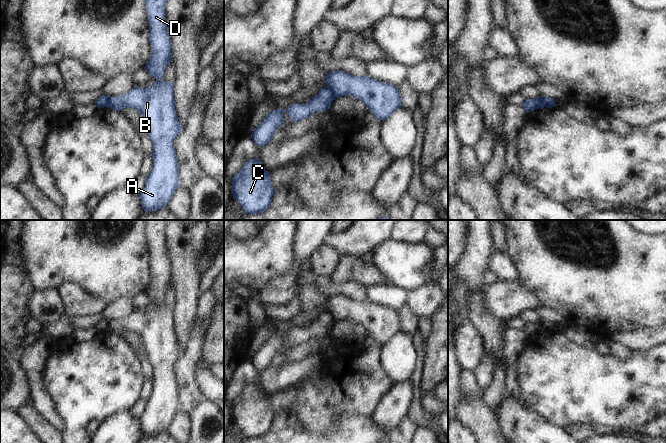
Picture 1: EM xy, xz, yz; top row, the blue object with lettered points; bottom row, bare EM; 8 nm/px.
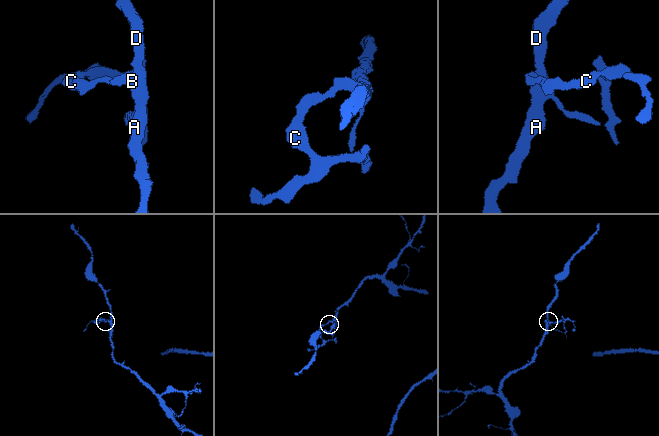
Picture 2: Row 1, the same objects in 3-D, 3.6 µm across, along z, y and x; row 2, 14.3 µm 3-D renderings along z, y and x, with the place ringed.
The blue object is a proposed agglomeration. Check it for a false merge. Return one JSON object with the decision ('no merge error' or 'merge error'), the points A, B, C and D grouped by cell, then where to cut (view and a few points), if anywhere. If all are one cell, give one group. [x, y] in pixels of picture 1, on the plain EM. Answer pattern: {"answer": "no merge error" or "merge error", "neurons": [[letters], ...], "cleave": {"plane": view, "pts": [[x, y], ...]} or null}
{"answer": "merge error", "neurons": [["A", "B", "D"], ["C"]], "cleave": {"plane": "xz", "pts": [[326, 311], [335, 321]]}}

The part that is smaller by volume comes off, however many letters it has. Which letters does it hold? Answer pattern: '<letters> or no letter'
C

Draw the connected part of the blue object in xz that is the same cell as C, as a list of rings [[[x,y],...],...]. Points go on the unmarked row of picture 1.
[[[258,383],[247,384],[233,400],[232,420],[245,438],[258,438],[268,433],[275,412],[270,398]]]

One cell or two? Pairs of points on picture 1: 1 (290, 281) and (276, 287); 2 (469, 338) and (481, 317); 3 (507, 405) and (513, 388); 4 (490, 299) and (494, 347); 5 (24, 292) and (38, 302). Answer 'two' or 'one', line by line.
1: one
2: two
3: two
4: two
5: two

